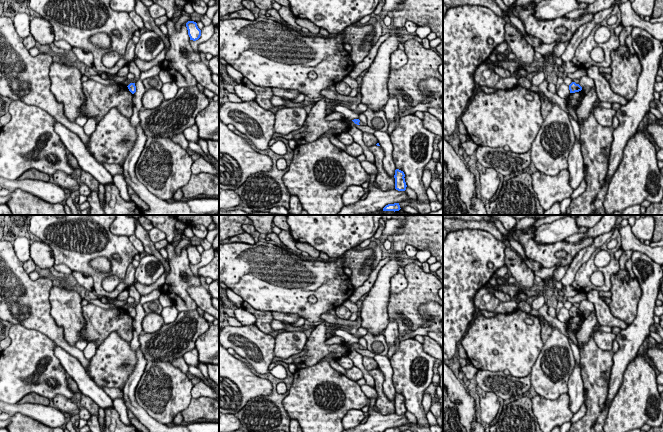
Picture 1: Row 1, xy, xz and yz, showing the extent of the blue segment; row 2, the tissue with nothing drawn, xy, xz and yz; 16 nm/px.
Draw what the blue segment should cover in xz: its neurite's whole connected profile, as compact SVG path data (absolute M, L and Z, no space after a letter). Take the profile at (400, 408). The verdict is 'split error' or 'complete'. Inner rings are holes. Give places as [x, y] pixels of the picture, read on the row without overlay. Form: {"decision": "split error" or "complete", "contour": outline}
{"decision": "complete", "contour": "M396 393L395 394L395 413L398 415L405 415L406 414L406 406L405 406L405 398L403 395Z"}

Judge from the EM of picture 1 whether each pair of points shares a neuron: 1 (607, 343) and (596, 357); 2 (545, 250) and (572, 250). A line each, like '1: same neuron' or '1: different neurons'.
1: different neurons
2: same neuron

